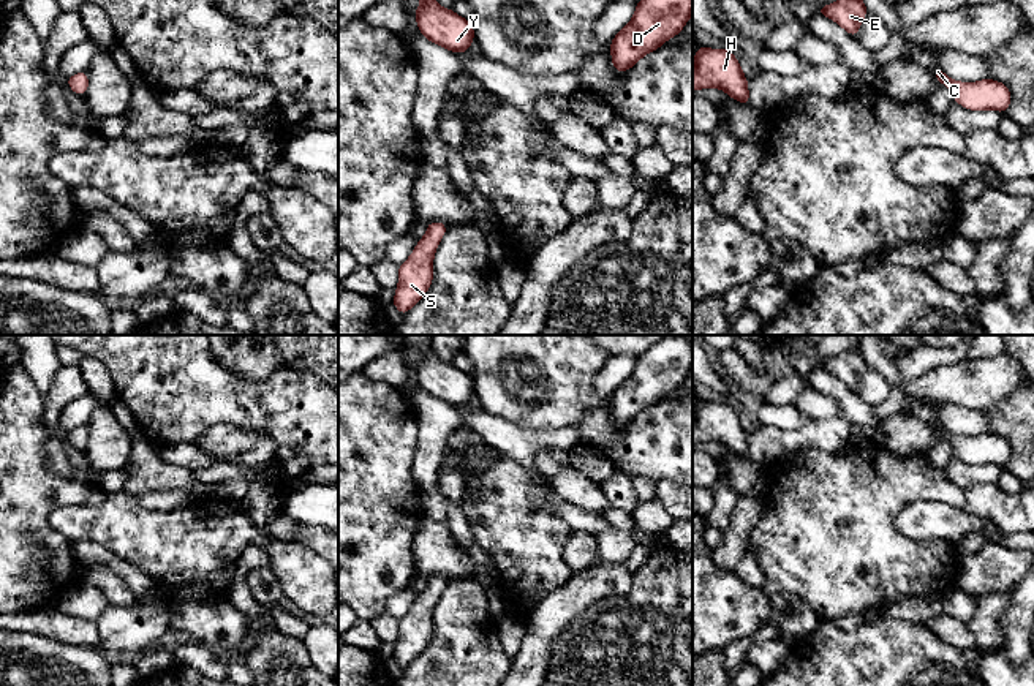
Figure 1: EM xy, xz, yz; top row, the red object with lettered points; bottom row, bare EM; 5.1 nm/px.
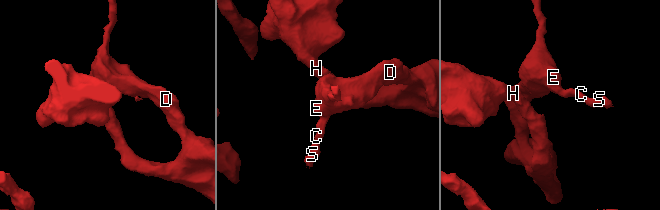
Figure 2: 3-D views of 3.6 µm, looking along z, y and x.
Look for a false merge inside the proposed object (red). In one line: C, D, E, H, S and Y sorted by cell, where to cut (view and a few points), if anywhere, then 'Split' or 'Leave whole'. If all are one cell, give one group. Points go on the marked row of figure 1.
Groups: C D E H S Y. No split. Leave whole

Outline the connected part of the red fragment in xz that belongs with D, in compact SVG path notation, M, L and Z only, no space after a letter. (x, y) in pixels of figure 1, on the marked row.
M640 0L629 24L610 41L615 71L626 73L648 52L678 35L692 14L692 0Z

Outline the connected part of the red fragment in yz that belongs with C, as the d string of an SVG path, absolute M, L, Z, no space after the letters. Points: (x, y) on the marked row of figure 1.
M939 66L934 70L936 82L947 85L953 101L969 111L993 109L1004 114L1012 101L1009 87L990 77L979 82L960 82L949 77Z

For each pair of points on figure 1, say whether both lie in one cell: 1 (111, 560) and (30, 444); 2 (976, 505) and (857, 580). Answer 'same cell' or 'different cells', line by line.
1: different cells
2: same cell

